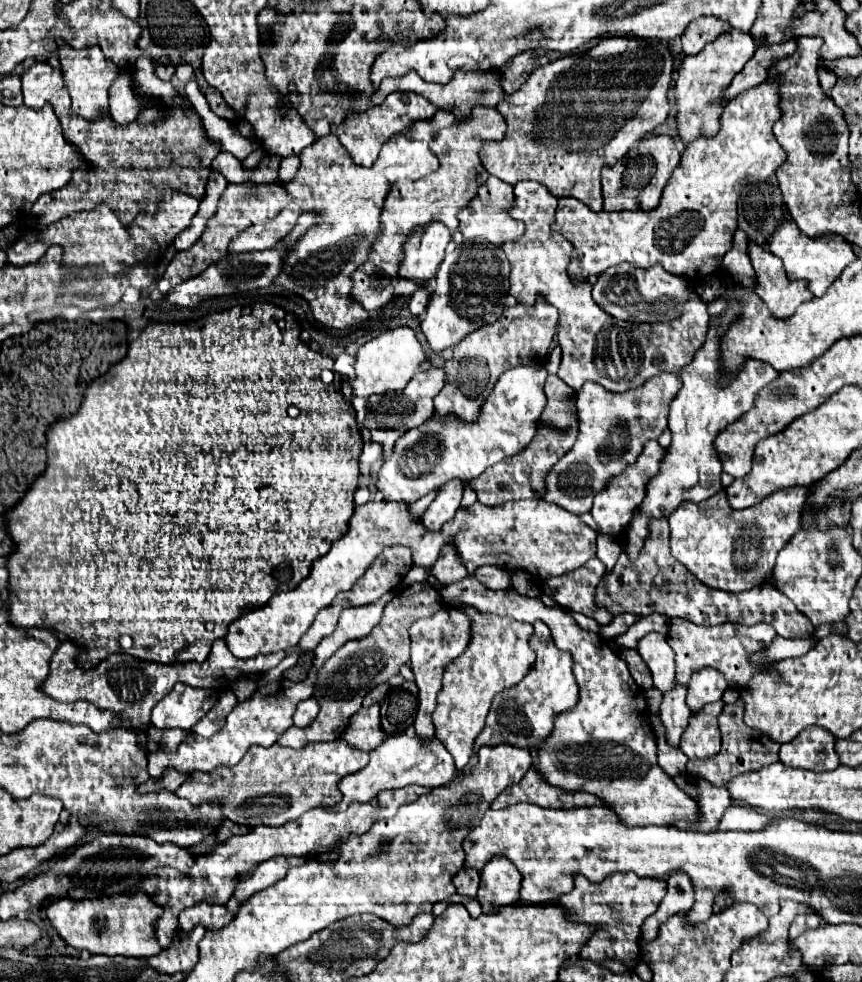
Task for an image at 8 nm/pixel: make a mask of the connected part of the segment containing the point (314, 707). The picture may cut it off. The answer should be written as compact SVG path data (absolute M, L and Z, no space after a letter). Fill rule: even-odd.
M310 697L306 701L300 701L300 705L296 707L296 713L294 713L294 725L304 727L304 725L312 723L316 719L318 711L320 711L320 705L314 697Z

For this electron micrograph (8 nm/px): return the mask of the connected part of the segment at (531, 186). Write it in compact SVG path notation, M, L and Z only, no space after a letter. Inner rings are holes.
M520 181L514 187L516 205L512 217L526 223L524 237L506 243L502 249L510 261L510 295L518 303L534 305L536 297L544 297L558 313L558 343L562 347L562 363L558 377L572 389L580 389L586 381L604 385L608 391L628 391L646 383L656 369L678 373L688 365L696 349L704 343L708 329L706 305L692 295L686 311L676 321L668 323L616 323L592 299L588 281L574 281L568 275L568 265L574 247L560 233L550 229L556 211L556 197L536 181ZM606 317L606 319L604 319Z

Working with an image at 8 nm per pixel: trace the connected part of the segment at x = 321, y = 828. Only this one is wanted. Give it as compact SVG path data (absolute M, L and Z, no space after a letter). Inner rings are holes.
M372 799L370 803L354 803L344 813L336 811L324 811L324 809L312 809L298 817L296 821L288 821L280 827L268 827L258 825L246 835L234 835L222 845L218 845L214 851L204 853L196 859L194 867L188 871L188 875L180 875L192 881L192 897L210 897L218 905L224 905L228 897L232 897L234 887L240 877L248 877L254 871L254 865L276 857L276 855L316 855L326 853L336 847L338 841L348 837L348 833L366 833L372 823L374 815L380 811L378 799Z

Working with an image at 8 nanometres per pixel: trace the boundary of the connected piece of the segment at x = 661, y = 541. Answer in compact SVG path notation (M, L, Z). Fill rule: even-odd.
M652 519L648 525L650 533L640 549L636 561L628 559L628 553L622 549L614 569L606 573L596 587L596 607L608 609L612 617L622 613L662 613L666 617L688 617L696 625L720 625L720 623L740 623L740 625L756 625L770 623L780 637L788 639L810 639L814 635L814 625L804 613L792 605L792 601L780 593L774 585L762 583L756 585L748 593L726 593L722 589L712 589L702 581L696 581L680 561L676 561L668 549L668 519Z

